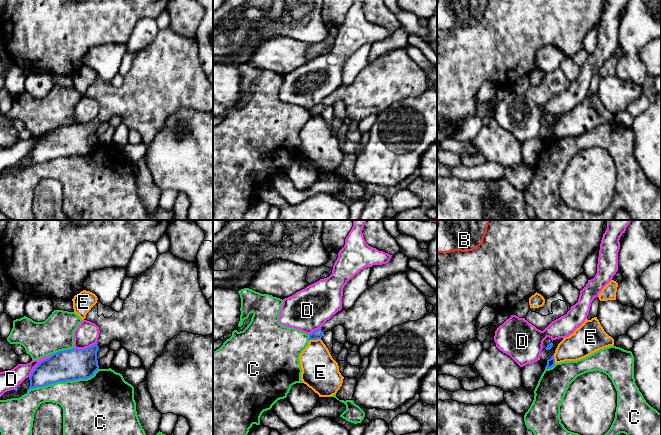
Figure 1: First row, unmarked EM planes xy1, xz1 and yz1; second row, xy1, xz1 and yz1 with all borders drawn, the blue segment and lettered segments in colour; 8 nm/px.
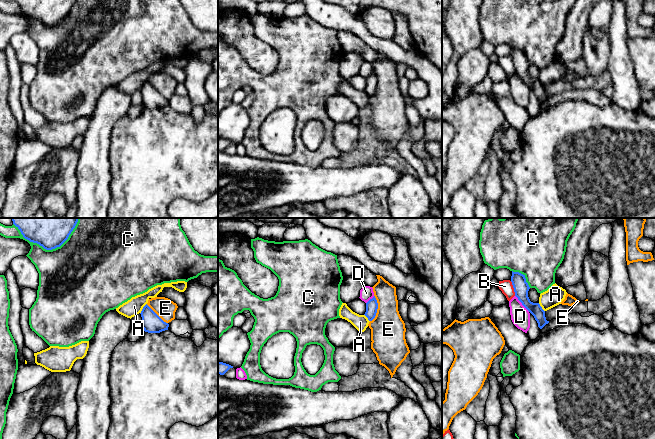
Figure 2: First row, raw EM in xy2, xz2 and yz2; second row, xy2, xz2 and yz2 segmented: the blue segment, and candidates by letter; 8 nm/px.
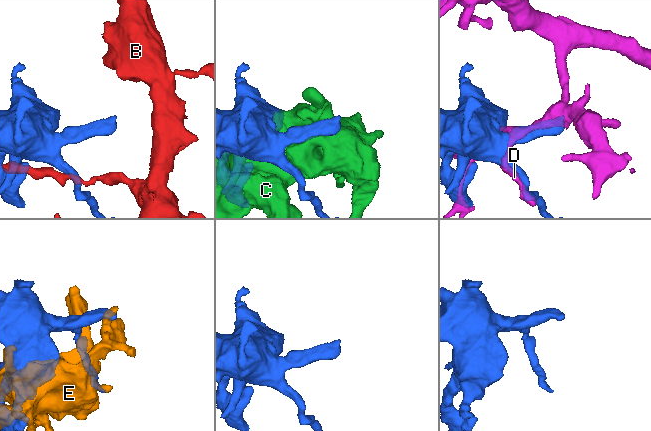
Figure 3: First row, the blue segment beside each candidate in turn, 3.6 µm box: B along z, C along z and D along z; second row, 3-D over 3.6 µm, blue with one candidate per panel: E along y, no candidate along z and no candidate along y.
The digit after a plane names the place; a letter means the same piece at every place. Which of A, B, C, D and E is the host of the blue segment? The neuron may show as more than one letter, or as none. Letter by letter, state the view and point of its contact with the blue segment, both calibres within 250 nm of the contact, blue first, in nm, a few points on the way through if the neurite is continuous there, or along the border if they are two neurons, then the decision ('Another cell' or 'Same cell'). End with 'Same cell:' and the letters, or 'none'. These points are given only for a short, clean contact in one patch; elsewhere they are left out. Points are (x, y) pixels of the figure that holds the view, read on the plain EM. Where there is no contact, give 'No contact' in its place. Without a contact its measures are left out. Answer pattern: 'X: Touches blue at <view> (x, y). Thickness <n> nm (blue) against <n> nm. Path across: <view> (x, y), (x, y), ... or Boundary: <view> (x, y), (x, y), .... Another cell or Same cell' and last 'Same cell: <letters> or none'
A: Touches blue at xy2 (143, 84). Thickness 160 nm (blue) against 140 nm. Boundary: xy2 (146, 79), (140, 89). Another cell
B: Touches blue at yz2 (513, 63). Thickness 120 nm (blue) against 100 nm. Boundary: yz2 (510, 57), (515, 71). Another cell
C: Touches blue at xy1 (63, 157). Thickness 260 nm (blue) against 380 nm. Another cell
D: Touches blue at xy1 (38, 140). Thickness 260 nm (blue) against 160 nm. Another cell
E: Touches blue at xz2 (377, 84). Thickness 100 nm (blue) against 280 nm. Another cell
Same cell: none

